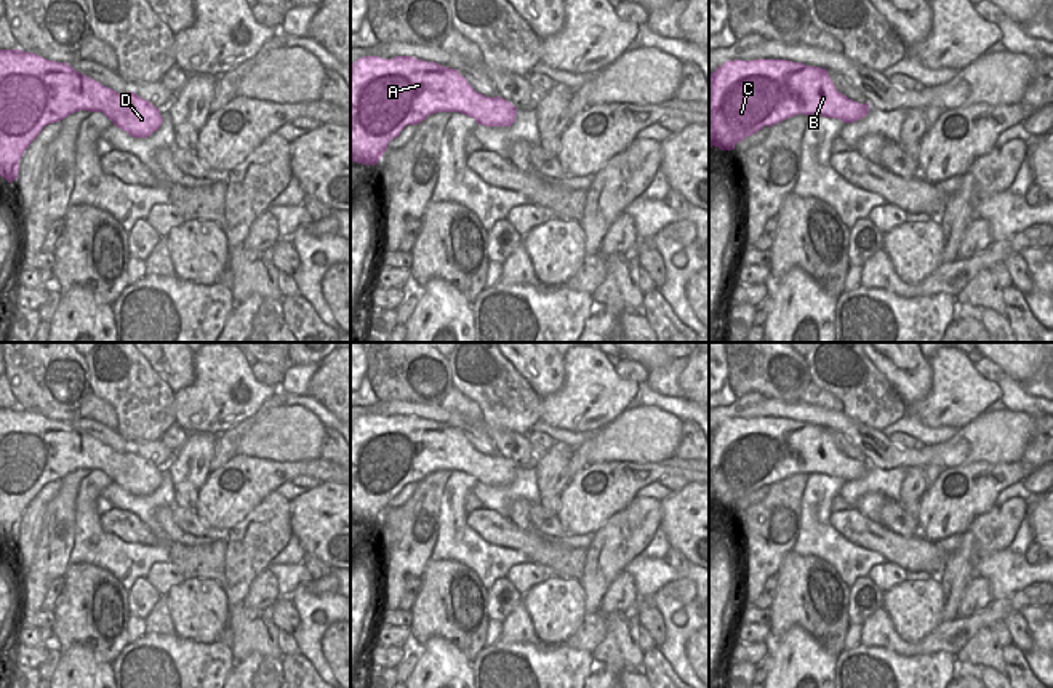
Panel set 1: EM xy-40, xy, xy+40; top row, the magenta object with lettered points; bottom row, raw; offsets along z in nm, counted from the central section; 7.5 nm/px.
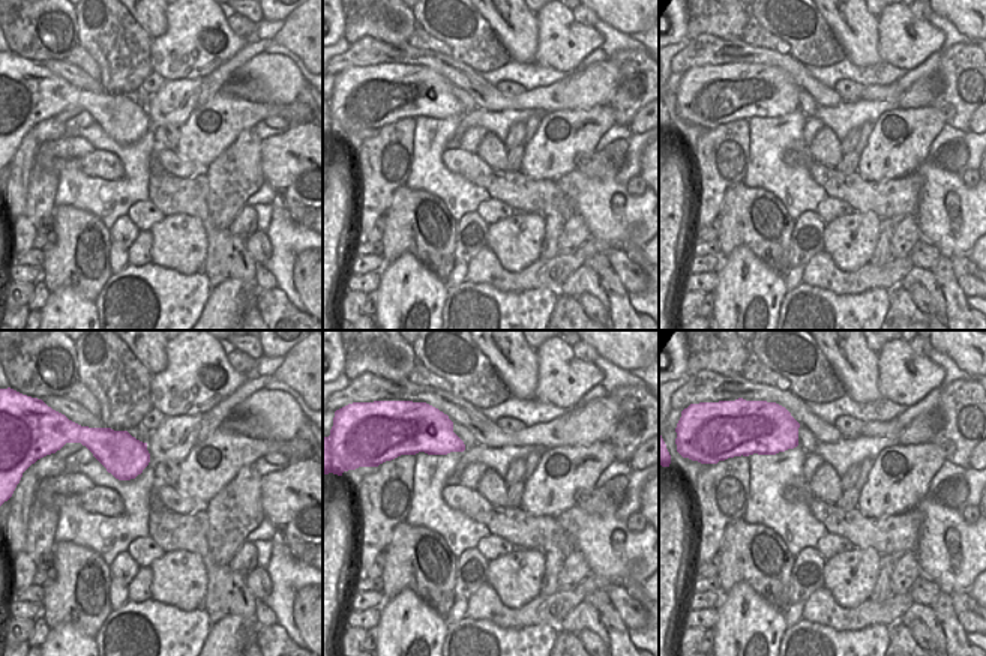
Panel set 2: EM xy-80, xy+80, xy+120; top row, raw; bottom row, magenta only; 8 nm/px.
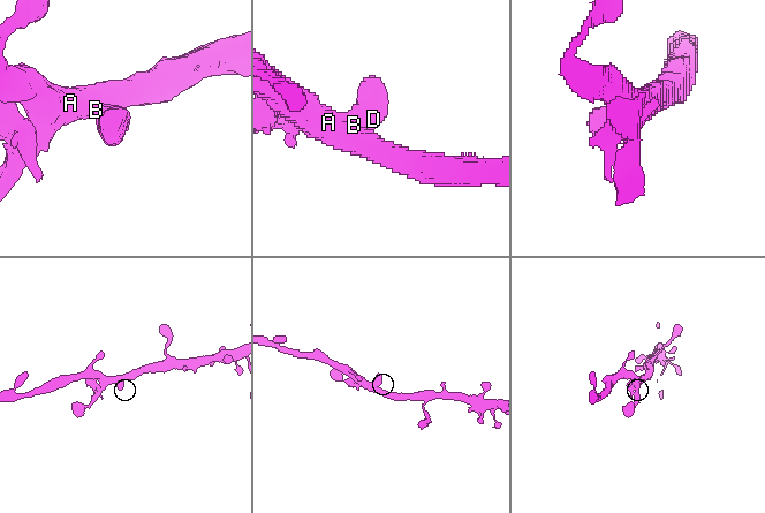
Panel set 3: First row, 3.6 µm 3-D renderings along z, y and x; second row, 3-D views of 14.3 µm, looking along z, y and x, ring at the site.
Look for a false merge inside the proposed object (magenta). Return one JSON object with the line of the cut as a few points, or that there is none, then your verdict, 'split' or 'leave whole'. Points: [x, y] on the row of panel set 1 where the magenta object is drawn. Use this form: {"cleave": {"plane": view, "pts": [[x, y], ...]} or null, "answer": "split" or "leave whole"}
{"cleave": null, "answer": "leave whole"}

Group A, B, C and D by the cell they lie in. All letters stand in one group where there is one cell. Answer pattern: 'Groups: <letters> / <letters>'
Groups: A B C D

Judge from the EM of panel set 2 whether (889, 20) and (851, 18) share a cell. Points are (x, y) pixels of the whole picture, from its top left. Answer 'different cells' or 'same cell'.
different cells

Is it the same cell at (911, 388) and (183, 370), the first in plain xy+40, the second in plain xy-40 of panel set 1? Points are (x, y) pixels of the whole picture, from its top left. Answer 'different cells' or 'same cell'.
same cell

